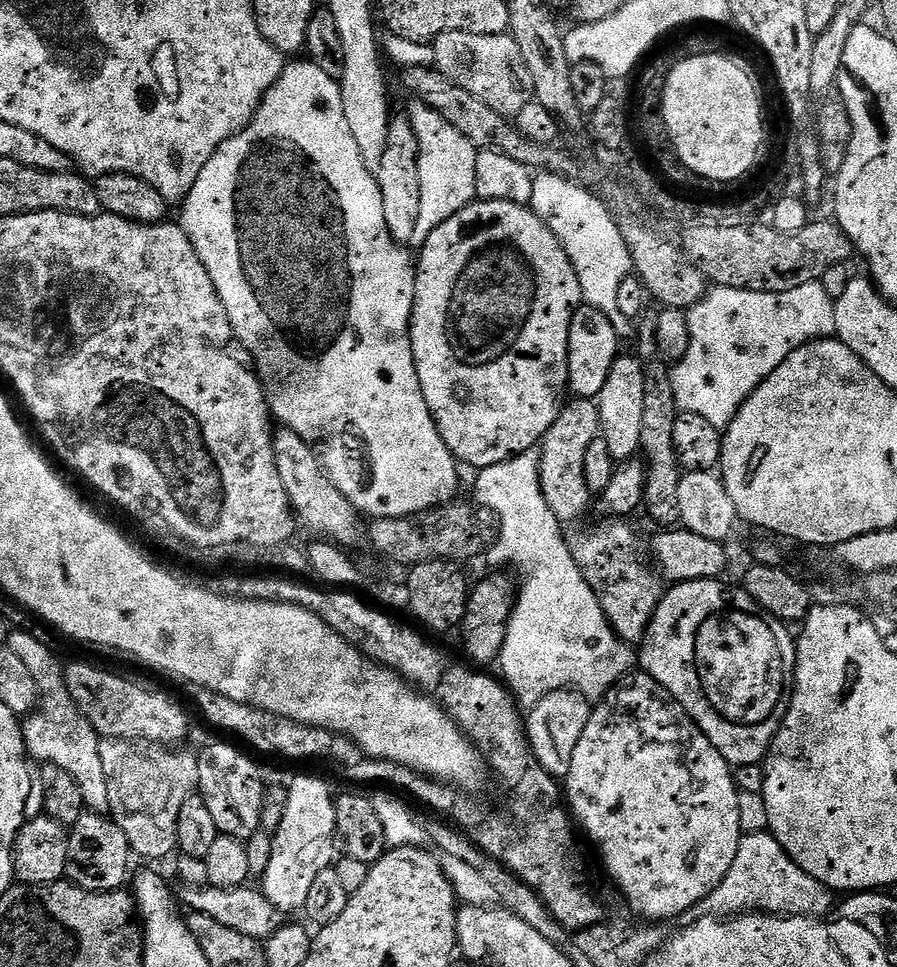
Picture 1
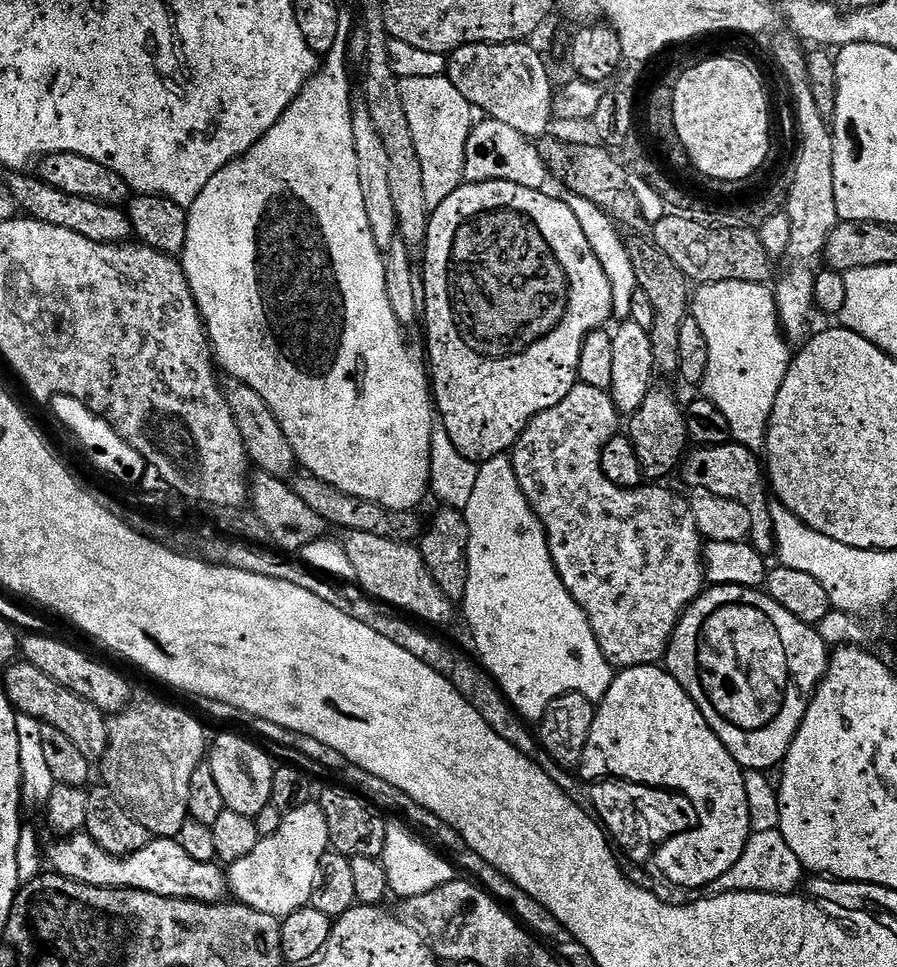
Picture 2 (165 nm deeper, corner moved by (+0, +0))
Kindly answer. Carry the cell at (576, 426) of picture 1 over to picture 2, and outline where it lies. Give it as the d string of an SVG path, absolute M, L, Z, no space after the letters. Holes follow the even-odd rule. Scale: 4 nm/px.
M577 382L570 390L570 394L566 394L566 398L558 402L558 406L550 406L550 410L540 412L528 423L526 430L516 439L516 444L510 449L510 459L514 466L514 474L518 478L518 486L522 486L522 494L526 494L530 506L536 511L536 516L541 526L544 527L545 534L548 535L548 549L566 590L570 590L574 602L578 602L578 606L582 606L582 610L588 615L588 621L594 630L594 638L598 638L598 646L608 659L608 663L613 669L623 670L647 664L659 665L663 661L664 654L668 650L668 643L672 640L682 614L699 598L700 593L705 591L706 581L704 579L702 537L694 522L691 503L687 499L683 500L682 497L675 496L672 492L667 492L664 486L619 488L614 486L614 482L610 482L610 478L606 478L606 474L602 474L602 462L600 461L602 446L606 446L606 442L610 442L610 438L617 435L616 419L618 419L618 413L615 404L605 389Z

